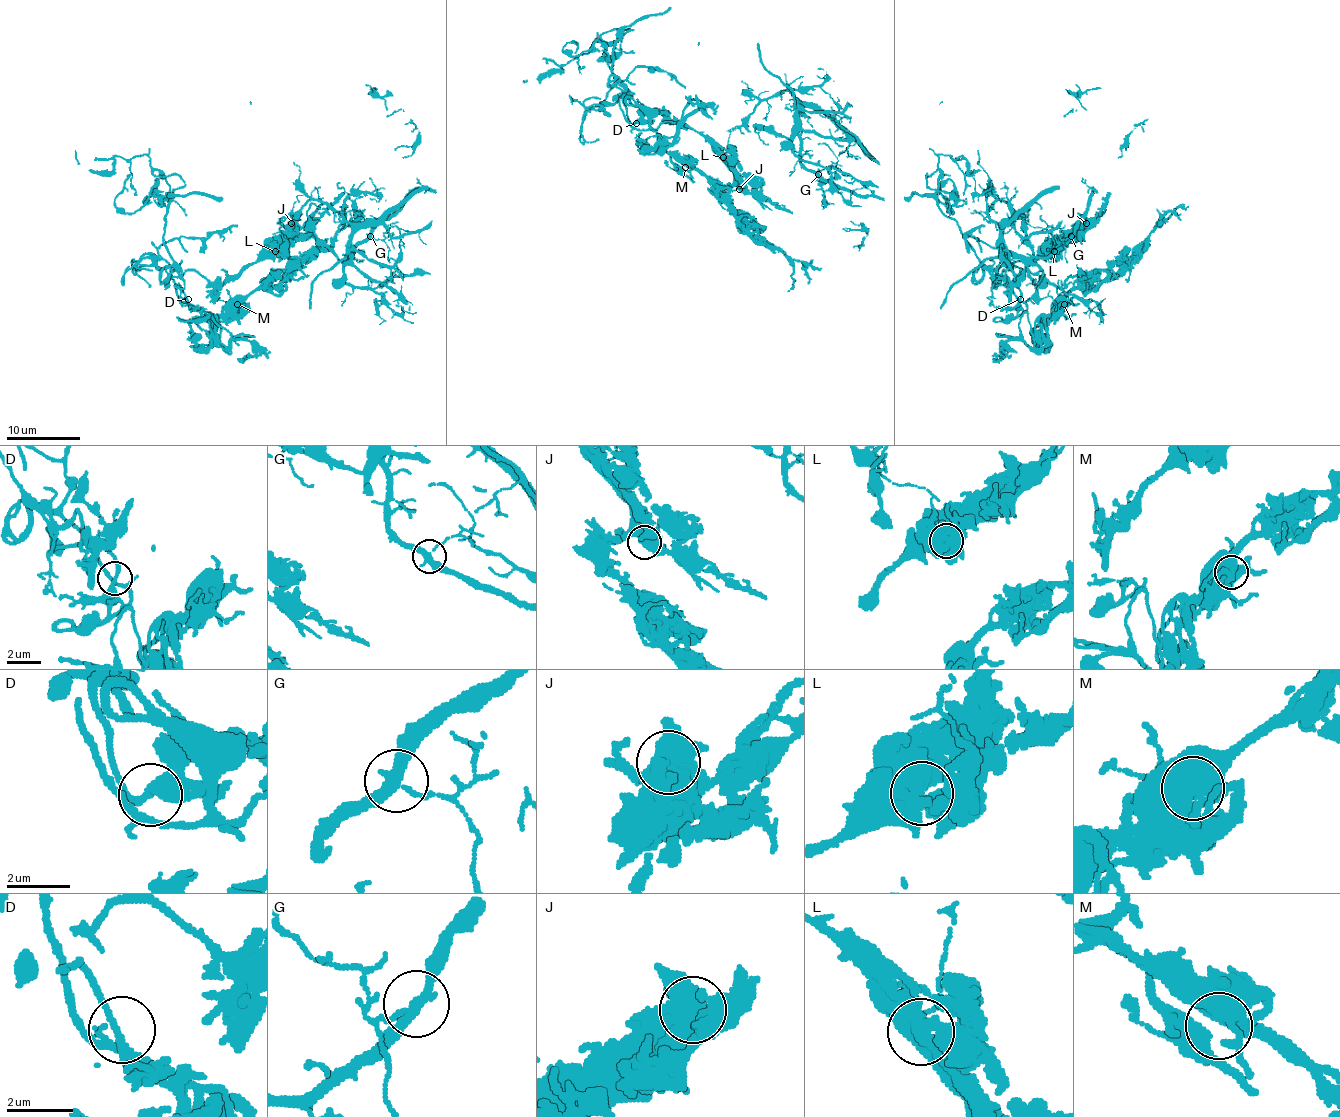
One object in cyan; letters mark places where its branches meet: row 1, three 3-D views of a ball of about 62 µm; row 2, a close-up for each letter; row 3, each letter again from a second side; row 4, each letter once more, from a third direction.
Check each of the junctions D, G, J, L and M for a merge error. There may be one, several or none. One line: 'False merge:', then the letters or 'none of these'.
False merge: L

